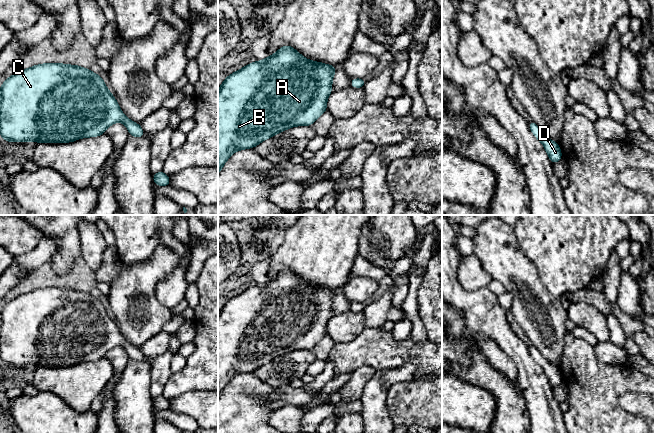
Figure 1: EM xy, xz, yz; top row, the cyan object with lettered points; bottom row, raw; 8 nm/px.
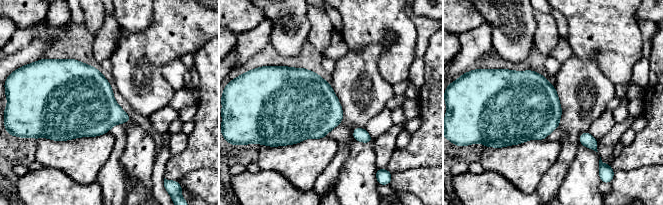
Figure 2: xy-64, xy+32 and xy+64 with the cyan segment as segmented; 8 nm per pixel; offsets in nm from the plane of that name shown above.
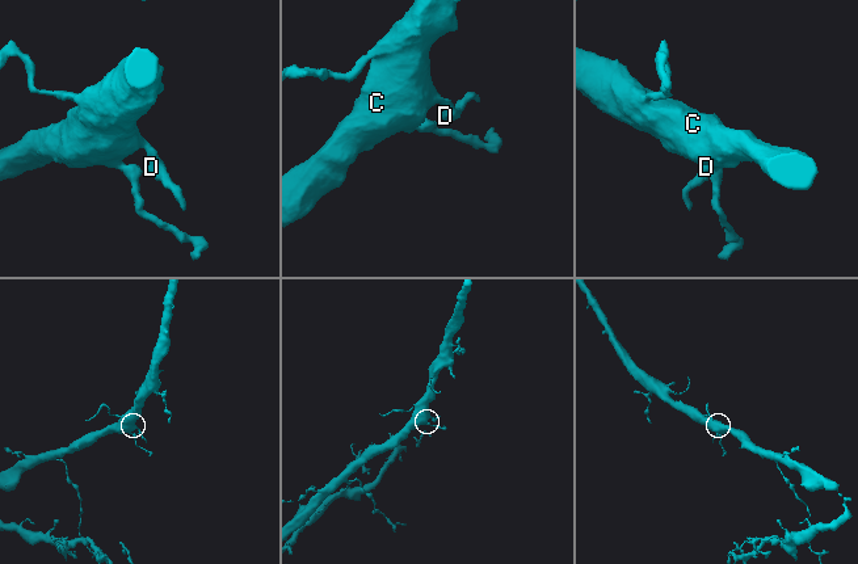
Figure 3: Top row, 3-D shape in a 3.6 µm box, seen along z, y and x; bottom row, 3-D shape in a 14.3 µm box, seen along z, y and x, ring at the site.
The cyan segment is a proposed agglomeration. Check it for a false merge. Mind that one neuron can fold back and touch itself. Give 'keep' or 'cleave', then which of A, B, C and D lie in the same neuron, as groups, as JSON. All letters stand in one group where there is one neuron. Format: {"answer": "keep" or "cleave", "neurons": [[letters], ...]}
{"answer": "keep", "neurons": [["A", "B", "C", "D"]]}

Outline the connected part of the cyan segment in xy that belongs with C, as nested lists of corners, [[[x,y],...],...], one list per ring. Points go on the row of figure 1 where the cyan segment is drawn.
[[[61,63],[38,64],[30,68],[20,70],[17,73],[13,74],[9,78],[7,78],[0,87],[0,135],[7,142],[33,141],[35,143],[45,142],[56,144],[74,142],[80,138],[98,137],[101,134],[104,134],[106,129],[116,122],[123,123],[127,127],[130,136],[142,138],[145,135],[144,131],[141,128],[141,125],[134,123],[122,112],[117,100],[108,90],[104,80],[99,76],[99,74],[95,74],[91,70],[83,68],[81,66]]]

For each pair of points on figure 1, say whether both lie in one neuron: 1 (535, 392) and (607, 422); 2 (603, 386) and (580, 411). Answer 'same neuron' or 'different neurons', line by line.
1: different neurons
2: same neuron

